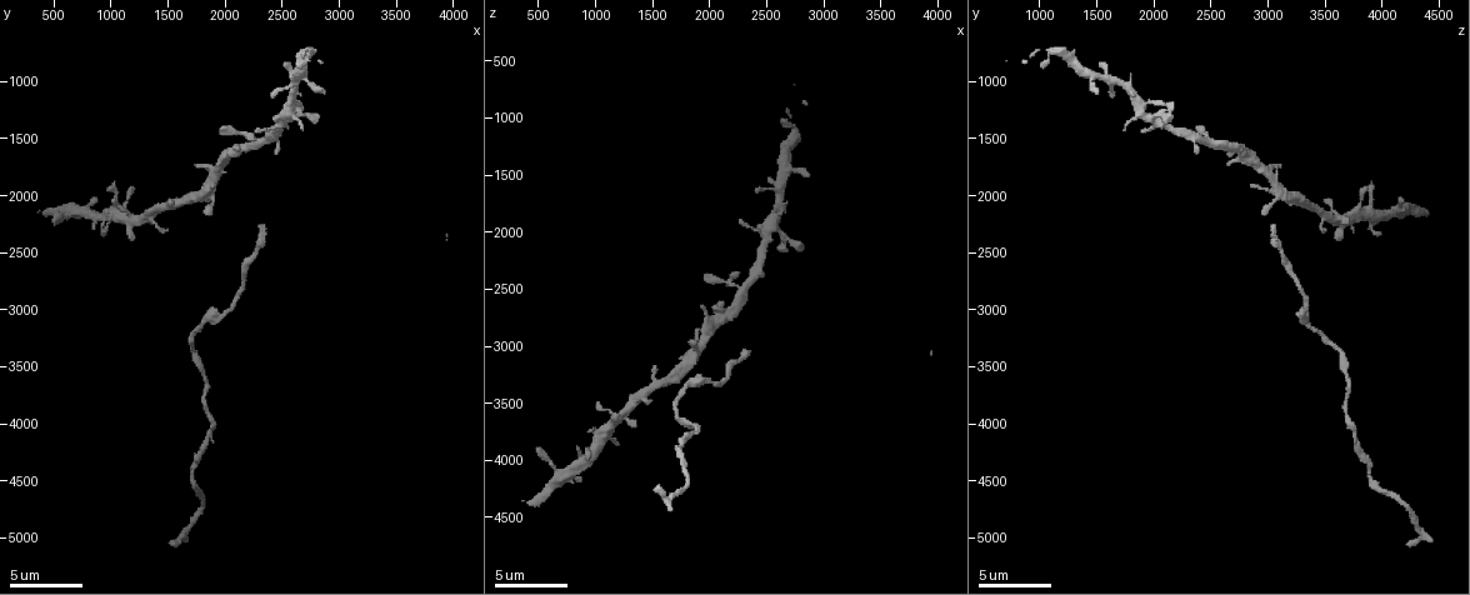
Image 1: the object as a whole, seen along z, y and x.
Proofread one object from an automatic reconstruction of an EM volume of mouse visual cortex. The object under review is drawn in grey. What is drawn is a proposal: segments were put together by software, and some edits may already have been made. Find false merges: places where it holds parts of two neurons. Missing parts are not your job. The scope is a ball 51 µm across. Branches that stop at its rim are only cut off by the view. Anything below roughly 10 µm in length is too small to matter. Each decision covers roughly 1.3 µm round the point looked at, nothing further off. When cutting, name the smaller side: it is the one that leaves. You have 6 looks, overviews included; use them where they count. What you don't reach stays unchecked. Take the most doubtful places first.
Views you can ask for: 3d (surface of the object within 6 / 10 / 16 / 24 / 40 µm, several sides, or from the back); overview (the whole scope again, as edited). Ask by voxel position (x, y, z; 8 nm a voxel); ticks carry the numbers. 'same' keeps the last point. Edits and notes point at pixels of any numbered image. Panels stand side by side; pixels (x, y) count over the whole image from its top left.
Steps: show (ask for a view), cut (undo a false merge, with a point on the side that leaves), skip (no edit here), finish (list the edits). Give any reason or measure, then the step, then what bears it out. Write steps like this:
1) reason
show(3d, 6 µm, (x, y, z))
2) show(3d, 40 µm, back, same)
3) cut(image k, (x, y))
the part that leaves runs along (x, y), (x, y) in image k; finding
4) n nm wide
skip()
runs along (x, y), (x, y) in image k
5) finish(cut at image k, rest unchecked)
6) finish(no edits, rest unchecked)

a fork
show(3d, 10 µm, (1820, 1960, 3140))

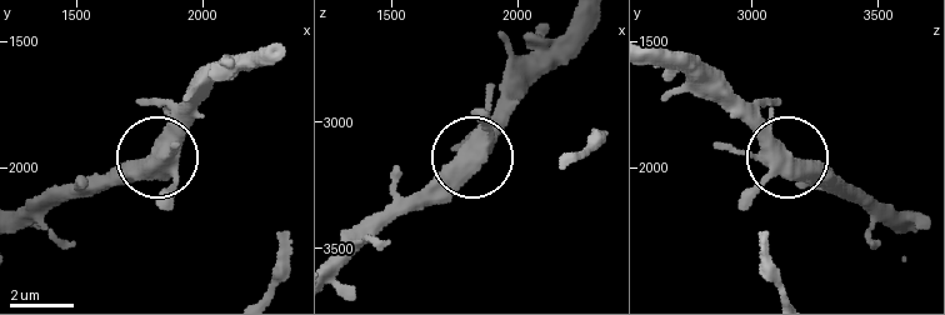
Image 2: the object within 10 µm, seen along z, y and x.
side arm 16 µm
skip()
all the same neuron

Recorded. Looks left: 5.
thick turns thin
show(3d, 10 µm, (2160, 2700, 3200))

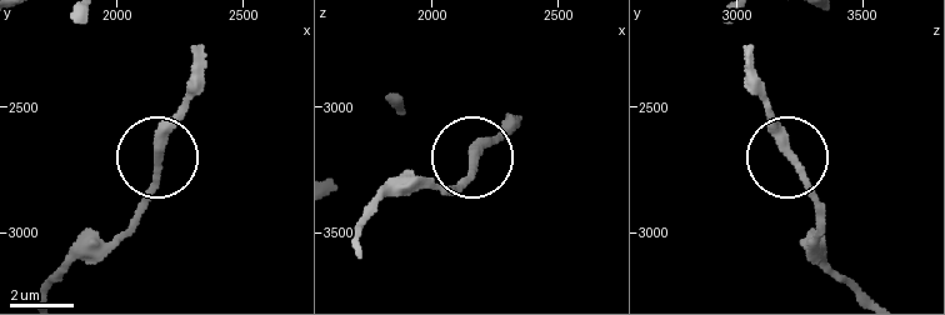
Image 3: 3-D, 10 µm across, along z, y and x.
skip()
runs along (750, 55), (753, 93), (820, 219) in image 3; all the same neuron

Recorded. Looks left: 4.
narrows sharply
show(3d, 10 µm, (1740, 4420, 3880))

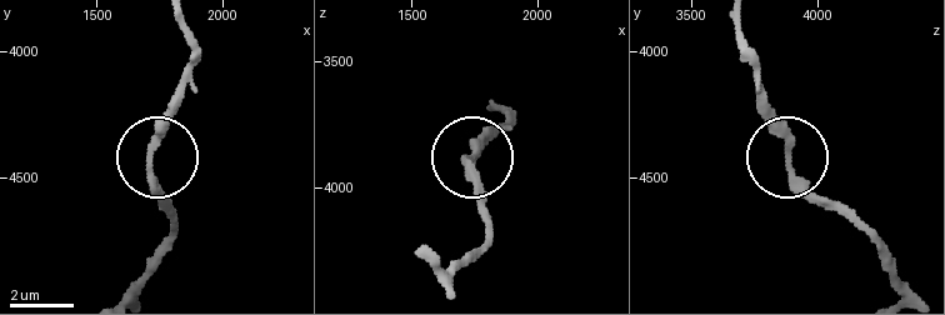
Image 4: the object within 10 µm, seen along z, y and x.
skip()
runs along (496, 110), (505, 118), (464, 160), (478, 204) in image 4; all the same neuron

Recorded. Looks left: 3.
finish(no edits, rest unchecked)

